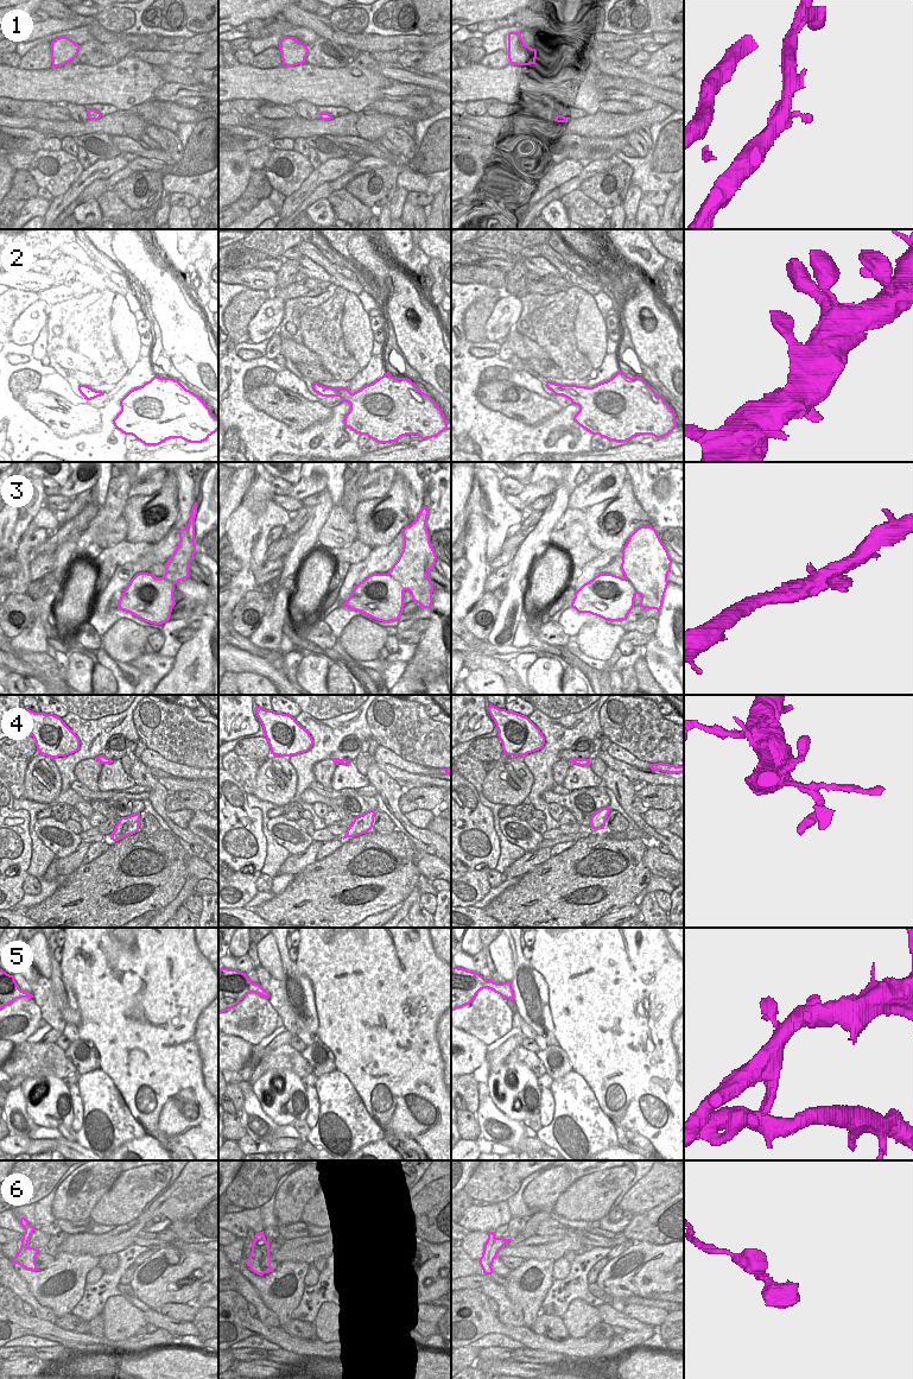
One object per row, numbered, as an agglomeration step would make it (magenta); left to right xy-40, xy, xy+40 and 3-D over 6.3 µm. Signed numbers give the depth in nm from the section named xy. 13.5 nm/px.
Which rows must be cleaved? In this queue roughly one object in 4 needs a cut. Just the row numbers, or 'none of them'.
6

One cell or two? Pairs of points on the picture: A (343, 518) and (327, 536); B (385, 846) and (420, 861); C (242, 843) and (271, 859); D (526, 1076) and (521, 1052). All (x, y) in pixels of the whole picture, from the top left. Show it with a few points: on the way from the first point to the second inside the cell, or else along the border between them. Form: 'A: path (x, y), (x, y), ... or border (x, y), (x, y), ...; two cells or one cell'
A: path (340, 523), (331, 531); one cell
B: border (416, 851), (416, 866), (422, 874); two cells
C: border (262, 829), (265, 861), (260, 871); two cells
D: border (498, 1070), (512, 1051), (537, 1077); two cells

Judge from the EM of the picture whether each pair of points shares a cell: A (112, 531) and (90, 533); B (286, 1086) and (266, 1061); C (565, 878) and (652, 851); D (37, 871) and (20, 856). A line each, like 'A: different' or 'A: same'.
A: same
B: different
C: different
D: different

